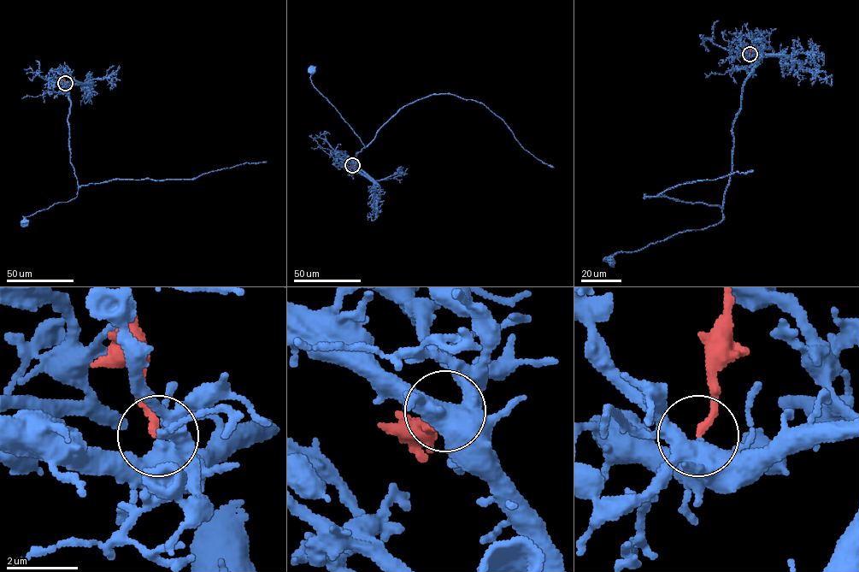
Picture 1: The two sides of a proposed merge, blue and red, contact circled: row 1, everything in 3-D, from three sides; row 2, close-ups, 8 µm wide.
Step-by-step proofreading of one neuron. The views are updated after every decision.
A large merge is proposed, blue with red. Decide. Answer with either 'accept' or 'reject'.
accept

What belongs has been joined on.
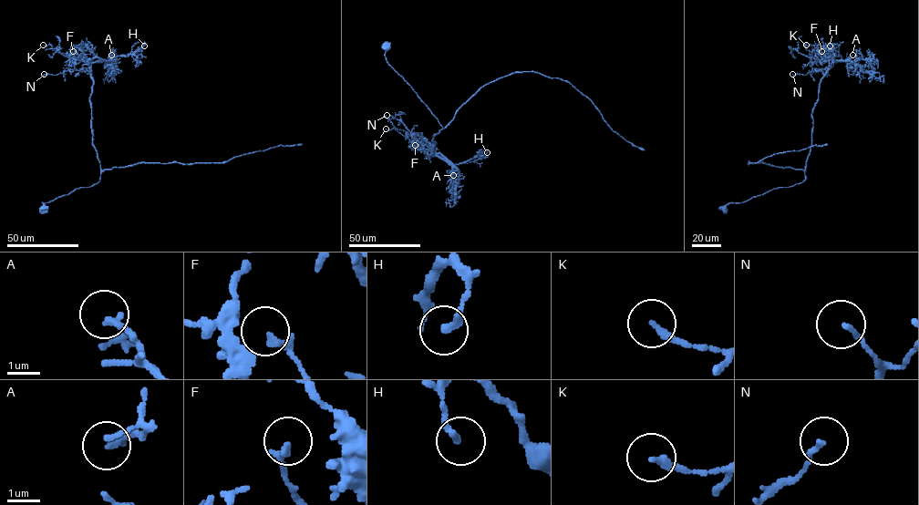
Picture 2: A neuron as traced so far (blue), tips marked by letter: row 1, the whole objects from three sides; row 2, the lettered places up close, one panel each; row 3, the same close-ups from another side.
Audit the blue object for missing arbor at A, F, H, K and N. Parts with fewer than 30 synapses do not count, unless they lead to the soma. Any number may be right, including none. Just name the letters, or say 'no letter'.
no letter

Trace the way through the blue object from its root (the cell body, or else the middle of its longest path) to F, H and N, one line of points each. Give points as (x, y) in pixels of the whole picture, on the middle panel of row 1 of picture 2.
F: (386, 46), (387, 62), (411, 87), (443, 128), (433, 136), (435, 145), (430, 155), (415, 145)
H: (386, 46), (387, 62), (411, 87), (443, 128), (433, 136), (433, 154), (458, 164), (484, 157), (487, 152)
N: (386, 46), (387, 62), (443, 128), (433, 136), (435, 145), (430, 151), (397, 129), (387, 115)

